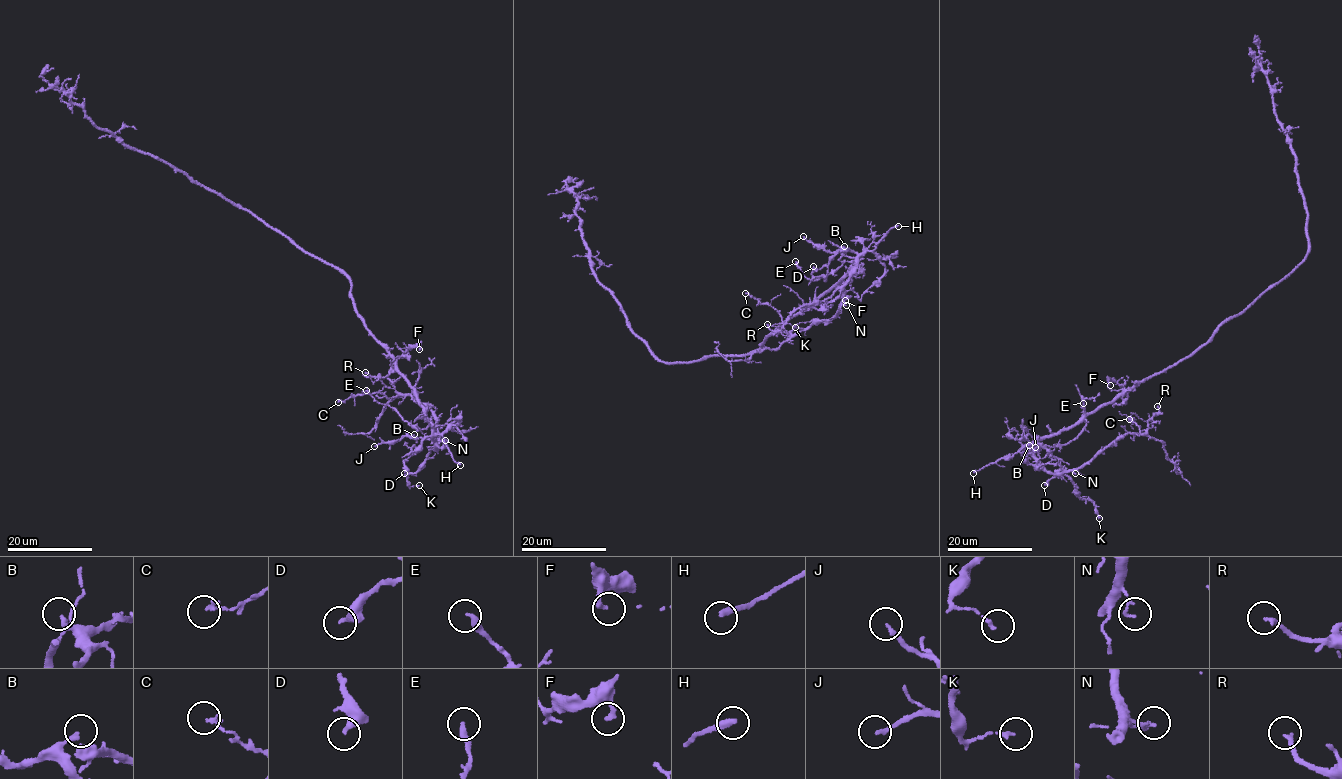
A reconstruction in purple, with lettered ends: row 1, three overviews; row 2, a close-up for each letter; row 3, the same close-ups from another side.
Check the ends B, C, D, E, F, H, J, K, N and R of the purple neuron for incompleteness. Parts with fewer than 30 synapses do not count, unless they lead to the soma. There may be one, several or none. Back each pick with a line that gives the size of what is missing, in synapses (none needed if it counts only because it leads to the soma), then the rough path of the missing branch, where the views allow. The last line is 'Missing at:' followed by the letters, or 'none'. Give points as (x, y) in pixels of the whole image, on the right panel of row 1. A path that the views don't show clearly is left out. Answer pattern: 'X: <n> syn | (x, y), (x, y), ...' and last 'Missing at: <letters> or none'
Missing at: H

